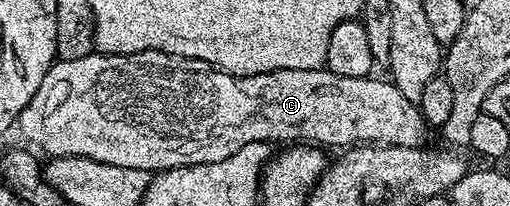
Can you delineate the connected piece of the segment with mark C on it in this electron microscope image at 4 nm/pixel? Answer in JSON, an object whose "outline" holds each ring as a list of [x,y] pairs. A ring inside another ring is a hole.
{"outline":[[[147,48],[136,52],[135,54],[99,54],[97,52],[88,56],[80,56],[80,60],[58,60],[51,66],[50,70],[44,76],[44,80],[40,84],[40,88],[36,88],[36,96],[32,96],[32,100],[28,100],[28,104],[20,112],[16,123],[17,129],[22,129],[22,134],[31,142],[31,147],[39,146],[50,158],[87,158],[88,160],[100,160],[104,164],[116,164],[116,168],[140,168],[147,172],[161,172],[163,170],[175,170],[181,166],[195,166],[196,164],[212,164],[216,160],[224,160],[228,156],[232,156],[236,152],[240,152],[240,148],[244,148],[244,144],[256,144],[257,142],[269,142],[277,144],[277,142],[286,142],[284,144],[313,144],[315,147],[329,148],[328,146],[338,146],[337,148],[353,148],[356,146],[365,146],[367,144],[381,144],[383,146],[422,146],[425,143],[428,125],[422,118],[422,113],[418,111],[418,104],[412,100],[408,100],[401,92],[400,88],[394,86],[393,81],[385,80],[381,82],[378,76],[369,78],[357,78],[356,76],[336,76],[331,70],[319,68],[317,70],[297,70],[296,68],[288,68],[287,70],[277,70],[271,74],[257,74],[256,76],[244,76],[243,78],[233,78],[228,72],[217,70],[212,64],[208,64],[204,60],[196,60],[195,58],[185,58],[184,56],[176,56],[175,54],[165,54],[163,50]]]}

